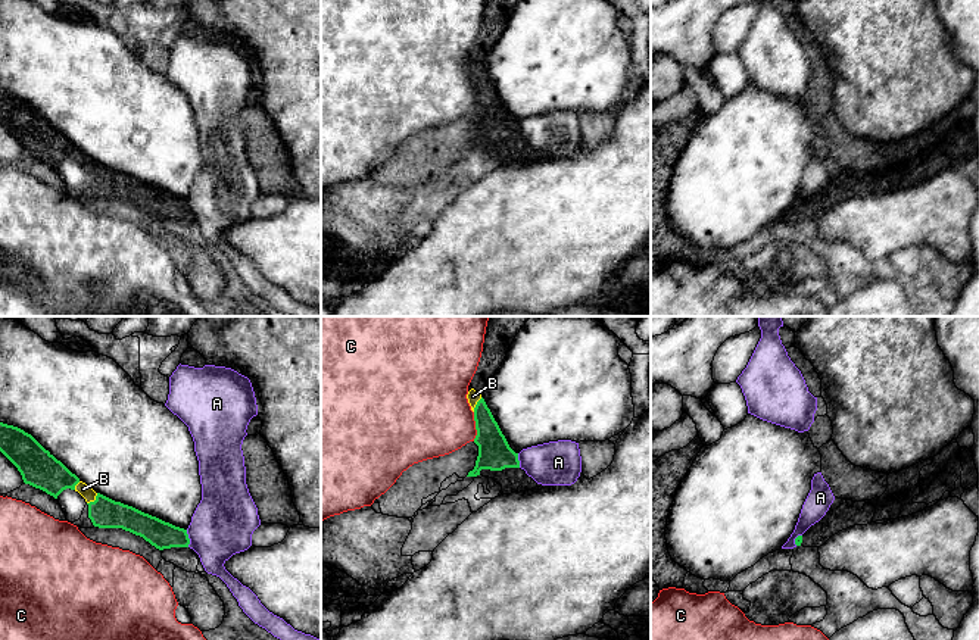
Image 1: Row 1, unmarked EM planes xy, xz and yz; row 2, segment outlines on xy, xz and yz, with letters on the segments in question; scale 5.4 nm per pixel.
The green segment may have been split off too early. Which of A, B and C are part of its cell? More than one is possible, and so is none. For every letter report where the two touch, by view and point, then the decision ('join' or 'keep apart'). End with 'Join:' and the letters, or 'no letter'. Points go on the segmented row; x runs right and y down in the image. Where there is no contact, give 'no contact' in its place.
A: xy (189, 539) | keep apart
B: xy (94, 500) | join
C: xz (476, 427) | keep apart
Join: B

